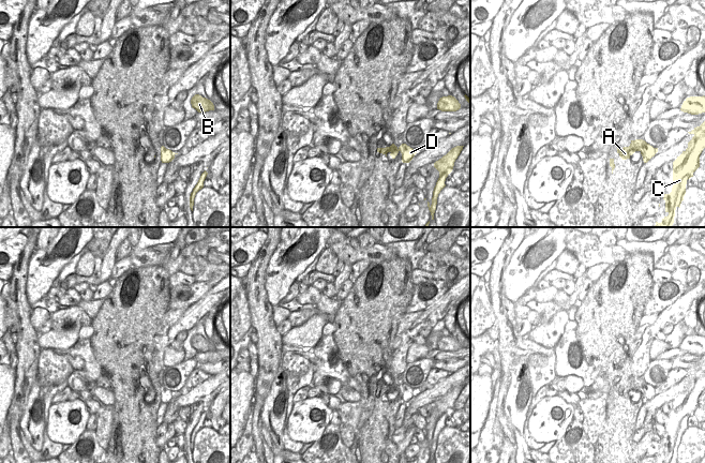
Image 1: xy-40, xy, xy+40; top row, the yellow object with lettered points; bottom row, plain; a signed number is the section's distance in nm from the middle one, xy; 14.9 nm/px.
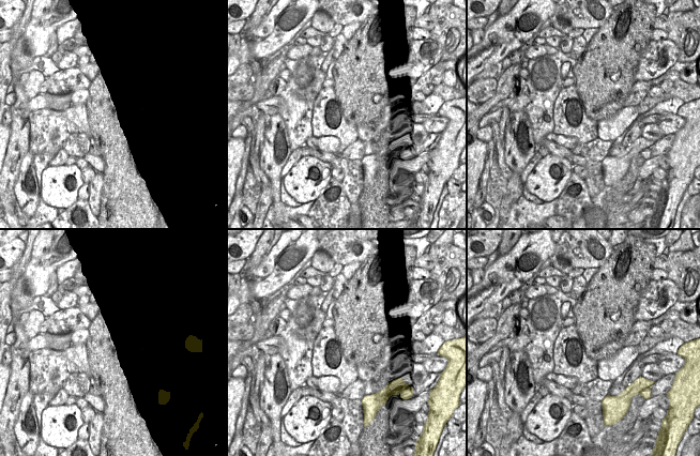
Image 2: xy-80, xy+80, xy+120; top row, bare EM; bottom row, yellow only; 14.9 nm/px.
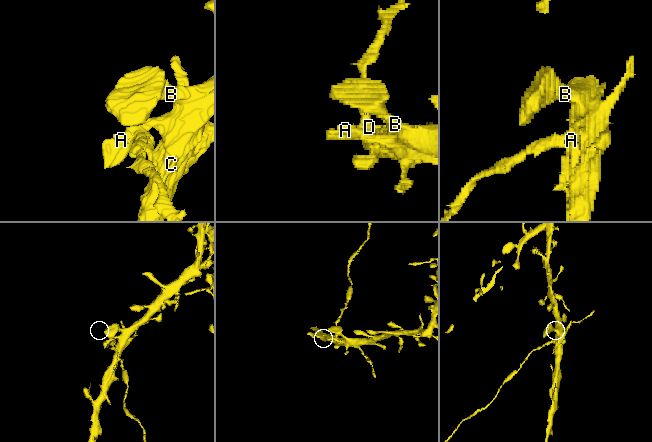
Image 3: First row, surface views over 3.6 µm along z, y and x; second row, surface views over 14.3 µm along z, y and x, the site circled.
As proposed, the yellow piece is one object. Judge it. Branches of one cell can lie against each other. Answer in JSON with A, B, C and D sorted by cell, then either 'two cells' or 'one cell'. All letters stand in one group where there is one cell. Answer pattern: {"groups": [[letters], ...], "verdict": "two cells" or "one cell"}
{"groups": [["A", "B", "C"], ["D"]], "verdict": "two cells"}

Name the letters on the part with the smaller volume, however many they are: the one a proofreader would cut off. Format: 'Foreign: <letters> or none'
Foreign: D

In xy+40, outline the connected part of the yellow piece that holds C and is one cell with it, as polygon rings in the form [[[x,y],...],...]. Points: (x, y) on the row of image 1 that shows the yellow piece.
[[[705,121],[688,133],[694,136],[688,143],[688,148],[673,162],[672,192],[663,197],[669,215],[664,216],[661,223],[656,222],[654,227],[672,227],[675,210],[680,208],[686,194],[687,180],[693,177],[693,173],[700,167],[700,155],[705,148]]]

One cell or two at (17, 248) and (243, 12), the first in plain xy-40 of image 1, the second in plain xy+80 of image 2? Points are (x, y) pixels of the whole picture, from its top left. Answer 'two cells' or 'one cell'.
one cell

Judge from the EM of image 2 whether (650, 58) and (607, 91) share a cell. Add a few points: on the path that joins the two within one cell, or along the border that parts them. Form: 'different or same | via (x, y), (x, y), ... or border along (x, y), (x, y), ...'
different | border along (648, 45), (640, 57), (635, 72), (635, 80)

